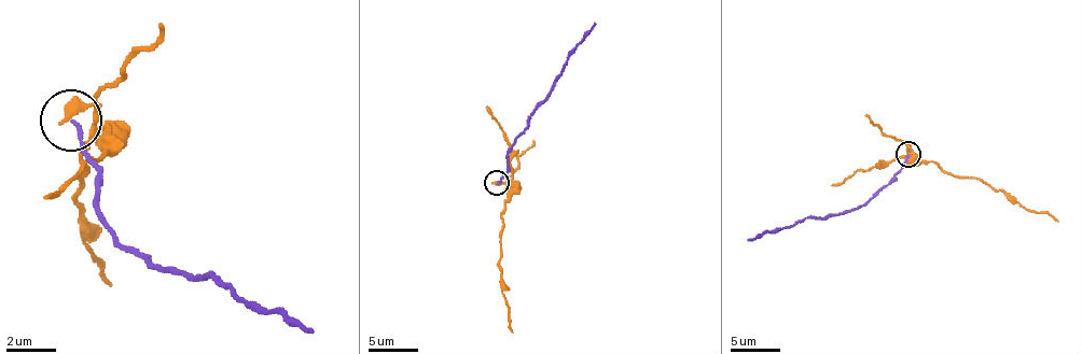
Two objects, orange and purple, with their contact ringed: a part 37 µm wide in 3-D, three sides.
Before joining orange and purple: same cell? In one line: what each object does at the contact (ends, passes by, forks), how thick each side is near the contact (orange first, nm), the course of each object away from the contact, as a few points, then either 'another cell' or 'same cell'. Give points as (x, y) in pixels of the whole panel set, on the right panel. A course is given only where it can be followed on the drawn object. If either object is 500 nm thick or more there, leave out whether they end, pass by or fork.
orange ends; purple ends; calibres 400 and 180 nm; course orange (907, 153), (934, 160), (955, 175), (989, 183), (1057, 221); course purple (907, 153), (904, 166), (862, 206), (822, 218), (802, 218), (781, 228), (762, 230), (747, 241); another cell

